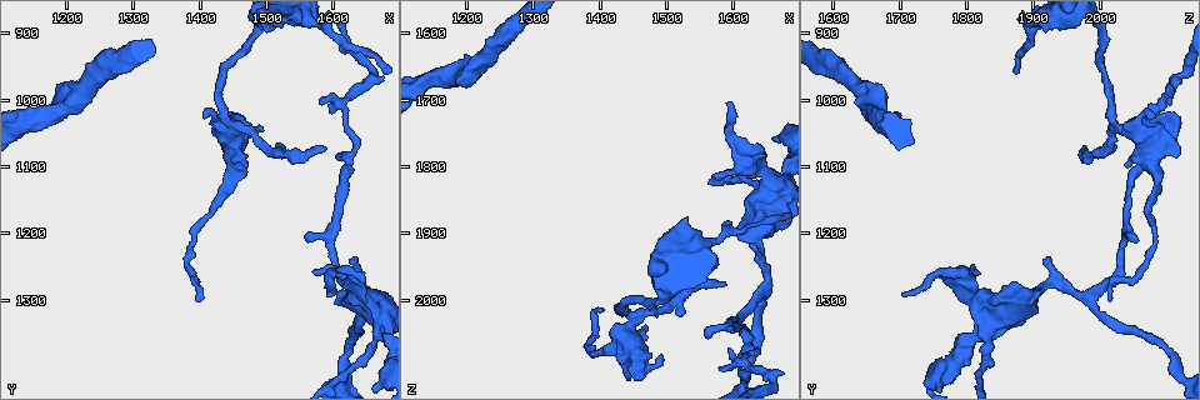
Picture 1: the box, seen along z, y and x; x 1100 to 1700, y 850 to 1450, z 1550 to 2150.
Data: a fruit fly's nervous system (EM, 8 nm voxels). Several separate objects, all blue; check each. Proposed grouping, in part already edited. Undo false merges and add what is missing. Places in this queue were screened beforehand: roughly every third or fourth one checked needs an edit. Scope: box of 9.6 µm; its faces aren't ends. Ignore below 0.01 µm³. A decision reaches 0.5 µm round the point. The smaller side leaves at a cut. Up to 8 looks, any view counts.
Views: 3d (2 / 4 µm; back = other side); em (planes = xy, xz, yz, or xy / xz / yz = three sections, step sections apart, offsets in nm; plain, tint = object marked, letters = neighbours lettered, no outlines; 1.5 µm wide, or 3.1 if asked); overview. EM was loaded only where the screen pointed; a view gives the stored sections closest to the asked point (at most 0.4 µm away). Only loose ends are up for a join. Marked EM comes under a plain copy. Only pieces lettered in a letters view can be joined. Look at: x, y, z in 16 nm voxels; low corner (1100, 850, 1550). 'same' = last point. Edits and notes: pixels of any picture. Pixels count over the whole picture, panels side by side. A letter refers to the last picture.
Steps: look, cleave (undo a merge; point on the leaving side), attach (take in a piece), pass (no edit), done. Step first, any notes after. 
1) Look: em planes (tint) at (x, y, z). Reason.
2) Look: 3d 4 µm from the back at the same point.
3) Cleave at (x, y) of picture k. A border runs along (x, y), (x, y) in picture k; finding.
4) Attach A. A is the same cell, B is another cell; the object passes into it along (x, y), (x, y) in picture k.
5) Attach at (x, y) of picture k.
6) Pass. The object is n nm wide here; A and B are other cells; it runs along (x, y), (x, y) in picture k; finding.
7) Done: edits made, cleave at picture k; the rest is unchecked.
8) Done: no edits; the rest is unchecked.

Look: 3d 4 µm at (1400, 1300, 2020). Long arm stops here.

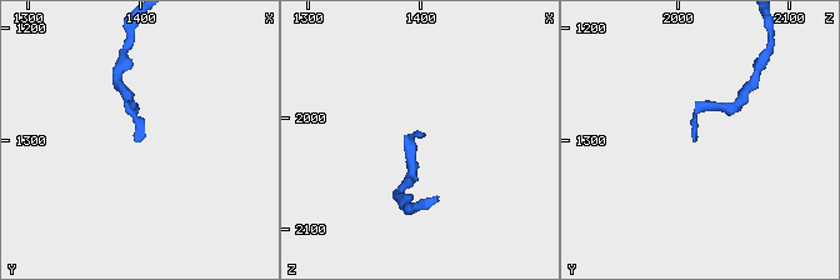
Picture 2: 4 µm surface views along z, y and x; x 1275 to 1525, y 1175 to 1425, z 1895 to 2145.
Look: em planes (letters) at (1394, 1302, 2016).

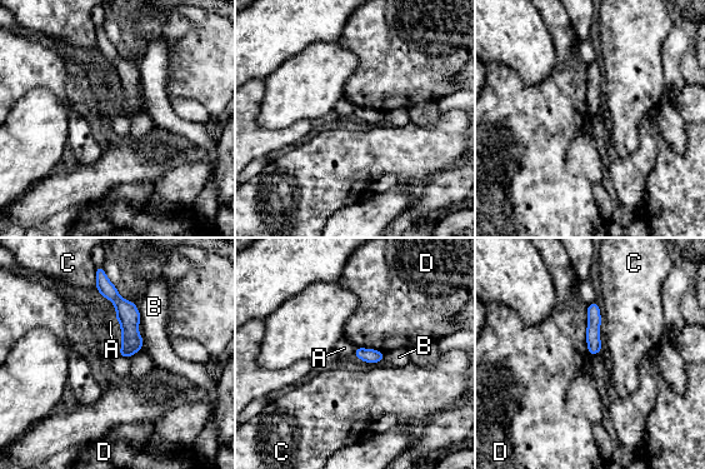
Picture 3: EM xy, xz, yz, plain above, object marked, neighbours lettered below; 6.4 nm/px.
Pass. The object is 90 nm wide here; the longest contact is with D, 320 nm; A, B, C and D are other cells; none of them fits.

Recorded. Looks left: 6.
Look: 3d 4 µm from the back at (1490, 1040, 2085).

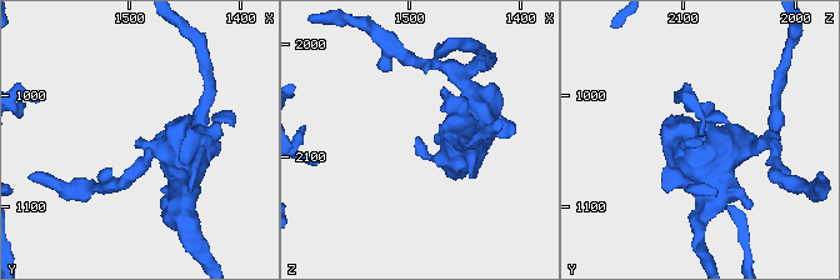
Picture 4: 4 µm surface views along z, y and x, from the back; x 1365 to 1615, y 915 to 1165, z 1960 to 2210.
Look: em xz step 8 (tint) at (1492, 1042, 2082). Shape alone is not enough.

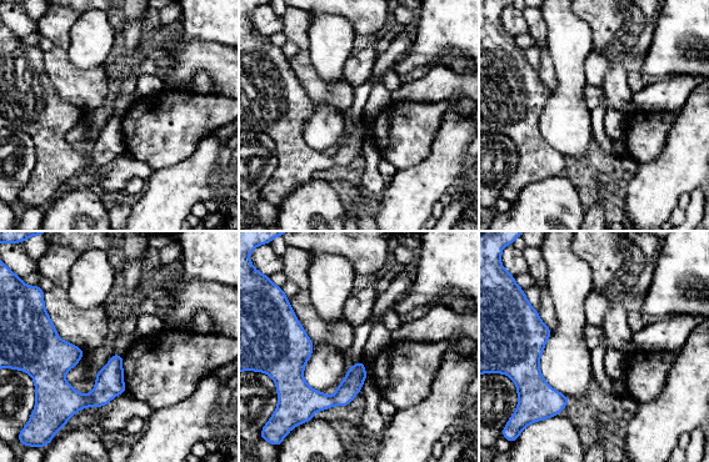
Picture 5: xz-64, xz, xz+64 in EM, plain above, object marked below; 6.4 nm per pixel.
Look: em planes (letters) at the same point. Another direction.

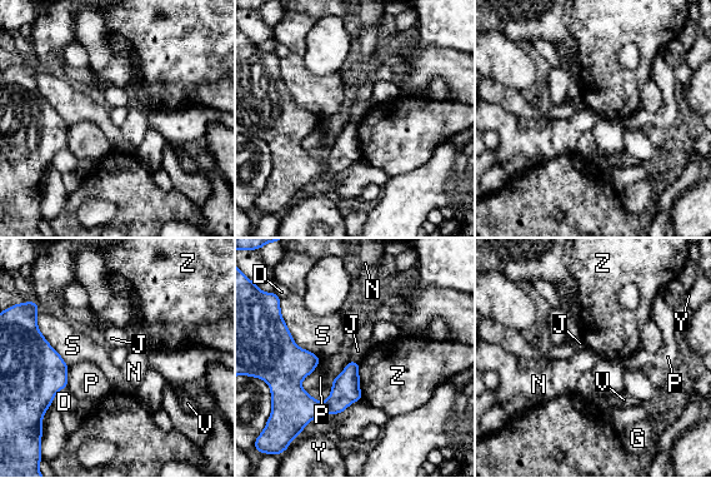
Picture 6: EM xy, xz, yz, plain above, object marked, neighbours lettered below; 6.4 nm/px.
Pass. The longest contact is with S, 380 nm; D, G, J, N, P, S, V, Y and Z are other cells; a border runs along (351, 359), (357, 363) in picture 6; no lettered piece goes on from it.

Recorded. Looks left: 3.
Look: em planes (letters) at (1625, 1270, 1800). Sudden change in width.

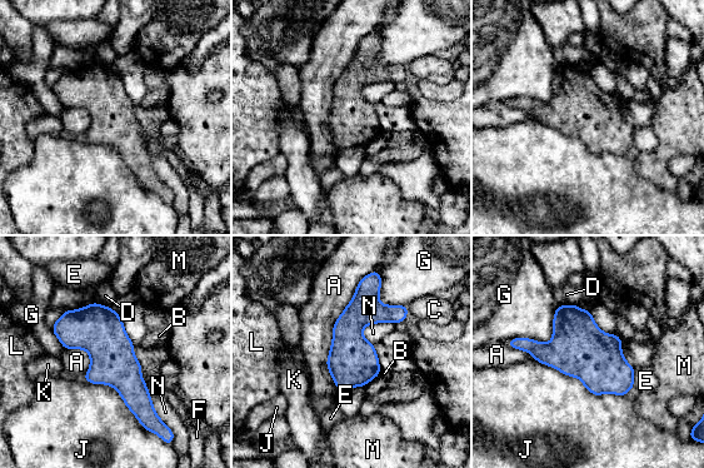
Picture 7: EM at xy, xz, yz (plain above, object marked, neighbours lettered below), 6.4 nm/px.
Pass. The longest contact is with A, 800 nm; A, B, C, D, E, F, G, J, K, L, M and N are other cells; it runs along (69, 313), (111, 356), (148, 421) in picture 7; continuous, no second neuron.

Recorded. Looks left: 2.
Done: no edits; the rest is unchecked.

